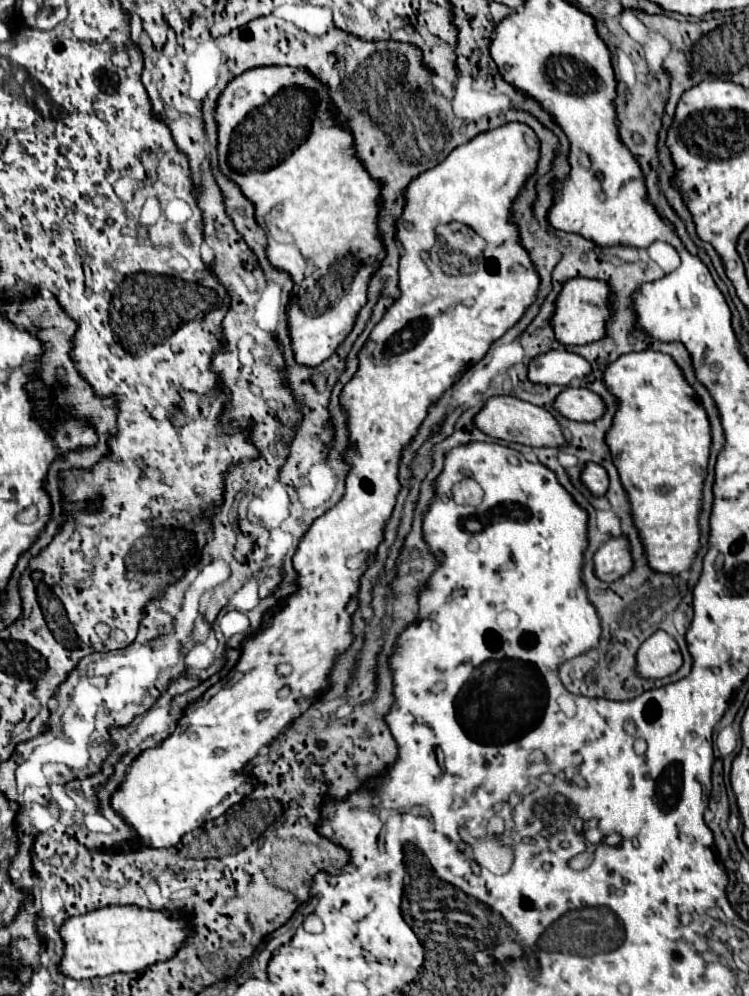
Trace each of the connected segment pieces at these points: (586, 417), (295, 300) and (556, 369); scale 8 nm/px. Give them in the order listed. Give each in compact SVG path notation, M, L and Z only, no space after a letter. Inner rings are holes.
M564 388L554 406L562 416L578 422L594 422L604 414L602 398L588 388Z
M260 66L260 68L252 68L240 76L236 76L226 90L222 92L220 100L218 100L218 108L216 108L216 122L218 122L218 154L220 154L220 168L222 172L232 178L240 190L246 194L246 198L250 198L256 206L256 220L262 222L266 234L268 234L268 258L270 262L280 268L286 270L292 280L294 280L294 294L290 298L288 304L288 316L290 316L290 334L292 334L292 348L296 352L296 360L300 364L306 366L318 366L324 360L328 360L336 348L346 340L346 336L352 332L352 326L356 324L358 312L362 310L364 302L368 300L368 278L372 278L372 274L376 272L376 266L380 266L380 258L384 258L386 248L384 248L384 240L378 228L378 212L382 210L380 206L380 190L382 190L382 182L378 178L372 178L364 166L364 162L356 156L356 148L354 148L354 134L352 130L340 126L336 122L338 112L334 110L334 104L330 100L328 94L328 86L324 86L324 82L320 82L314 74L308 74L308 70L296 70L292 66ZM322 120L330 120L330 126L324 126Z
M550 350L530 362L528 378L536 384L570 386L574 380L586 378L588 370L592 370L592 366L588 366L588 360L580 354L566 350Z

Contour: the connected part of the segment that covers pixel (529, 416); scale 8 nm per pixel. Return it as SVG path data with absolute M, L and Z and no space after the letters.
M514 396L490 398L474 422L484 434L488 434L492 438L506 440L506 442L518 442L518 444L534 446L534 448L564 448L564 446L568 446L568 438L564 438L564 430L560 430L560 424L548 410L534 406L530 402L518 400Z

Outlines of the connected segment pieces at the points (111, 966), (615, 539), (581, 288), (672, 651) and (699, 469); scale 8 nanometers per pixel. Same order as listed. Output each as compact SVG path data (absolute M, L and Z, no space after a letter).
M106 906L92 910L68 918L60 932L66 942L62 972L76 980L136 972L156 962L166 962L184 946L184 938L192 934L192 930L184 926L184 918L168 918L164 910L140 910L138 906Z
M612 536L596 554L594 554L594 564L596 564L596 576L604 582L614 582L616 578L628 574L632 570L632 554L630 554L630 542L620 536Z
M590 278L568 280L556 300L556 312L552 318L558 342L562 342L564 346L584 346L588 342L596 342L604 338L608 318L612 318L614 314L610 298L612 298L612 290L604 280L590 280Z
M658 630L638 650L638 674L642 678L664 678L674 674L682 666L682 654L676 640Z
M654 350L624 354L604 370L604 382L620 400L612 428L606 434L606 442L614 454L614 464L620 472L622 486L630 496L632 518L640 530L648 564L656 572L688 572L700 550L698 518L702 512L702 488L708 476L706 472L712 446L712 428L706 410L696 400L694 388L688 384L680 366L676 366L670 354Z

